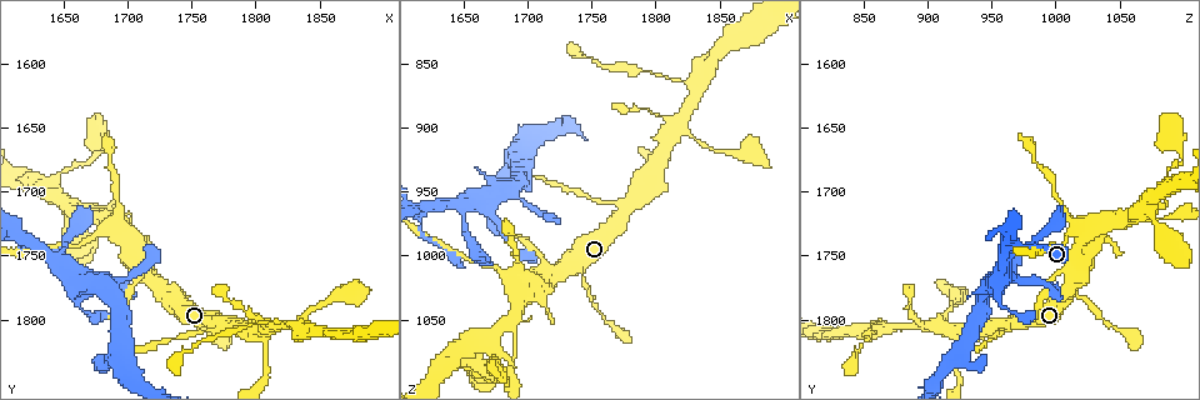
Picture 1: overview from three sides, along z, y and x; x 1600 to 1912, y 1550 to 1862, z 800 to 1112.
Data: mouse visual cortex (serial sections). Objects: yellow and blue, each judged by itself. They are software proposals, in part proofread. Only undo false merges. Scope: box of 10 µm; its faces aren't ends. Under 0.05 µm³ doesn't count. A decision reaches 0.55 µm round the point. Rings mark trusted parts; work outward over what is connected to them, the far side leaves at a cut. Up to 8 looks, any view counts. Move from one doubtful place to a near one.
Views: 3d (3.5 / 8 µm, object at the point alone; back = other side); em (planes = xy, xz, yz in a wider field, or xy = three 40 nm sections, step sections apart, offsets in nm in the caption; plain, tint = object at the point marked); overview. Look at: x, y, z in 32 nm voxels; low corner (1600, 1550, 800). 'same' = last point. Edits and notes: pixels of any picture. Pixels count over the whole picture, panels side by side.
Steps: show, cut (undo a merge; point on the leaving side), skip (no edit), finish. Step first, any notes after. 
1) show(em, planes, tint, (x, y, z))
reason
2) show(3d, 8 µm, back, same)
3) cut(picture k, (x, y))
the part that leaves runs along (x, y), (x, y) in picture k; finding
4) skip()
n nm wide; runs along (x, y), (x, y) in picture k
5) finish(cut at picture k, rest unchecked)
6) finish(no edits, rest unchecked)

show(em, planes, tint, (1668, 1766, 962))

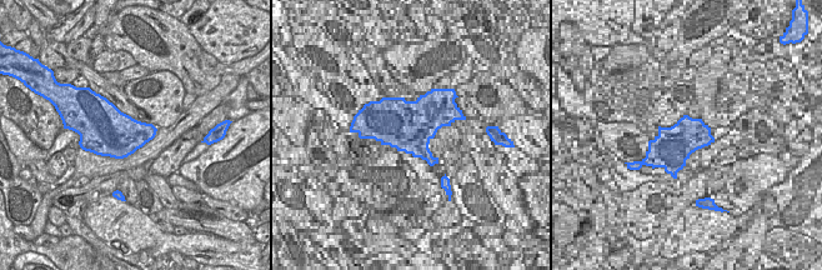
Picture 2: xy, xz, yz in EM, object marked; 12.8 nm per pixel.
show(3d, 3.5 µm, back, same)

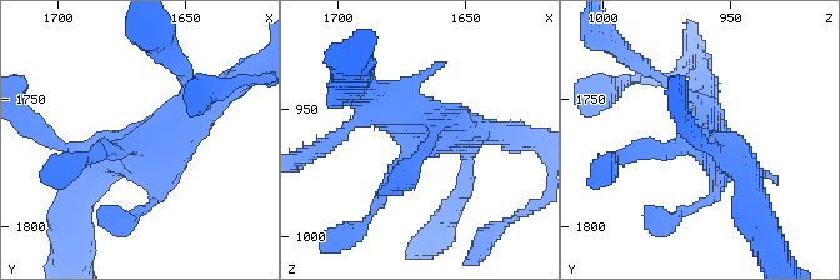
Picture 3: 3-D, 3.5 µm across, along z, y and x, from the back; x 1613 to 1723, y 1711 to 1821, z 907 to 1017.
skip()
runs along (211, 103), (81, 184) in picture 3; one cell here

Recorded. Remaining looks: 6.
show(3d, 3.5 µm, back, (1830, 1808, 874))
sharp bend

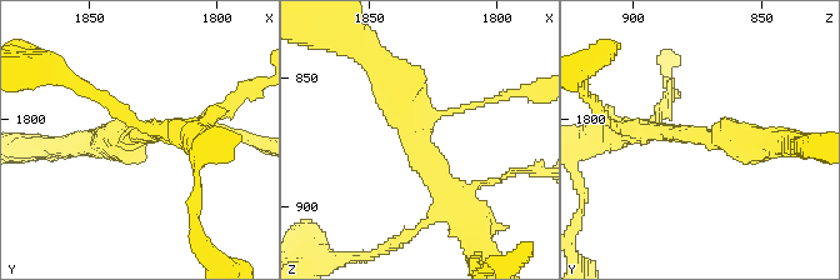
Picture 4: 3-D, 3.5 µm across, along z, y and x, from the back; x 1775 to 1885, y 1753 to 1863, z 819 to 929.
show(em, xy, step 5, tint, (1830, 1806, 874))

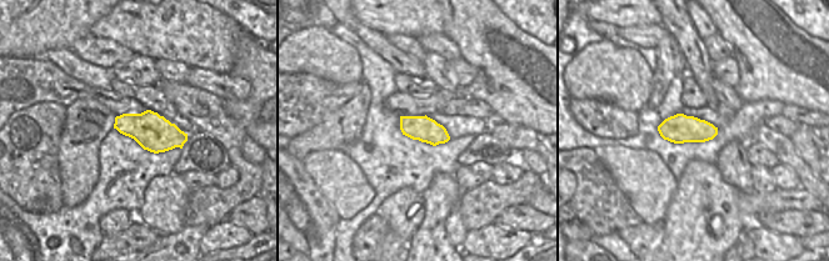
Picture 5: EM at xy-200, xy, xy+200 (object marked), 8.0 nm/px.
show(em, xy, step 3, tint, same)

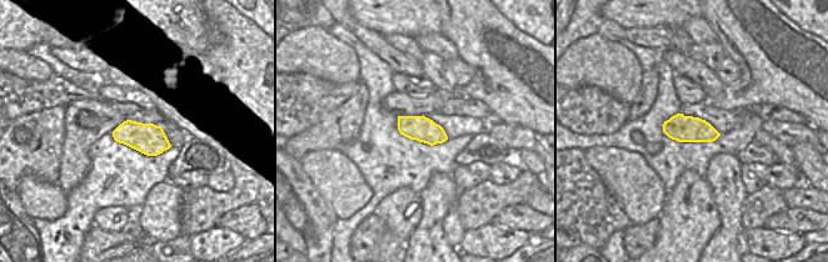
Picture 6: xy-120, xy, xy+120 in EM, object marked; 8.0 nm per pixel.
skip()
arms of 100, 300, 400 nm; runs along (465, 208), (438, 179), (384, 74) in picture 4; one cell here

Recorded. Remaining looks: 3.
show(3d, 8 µm, (1870, 1780, 924))

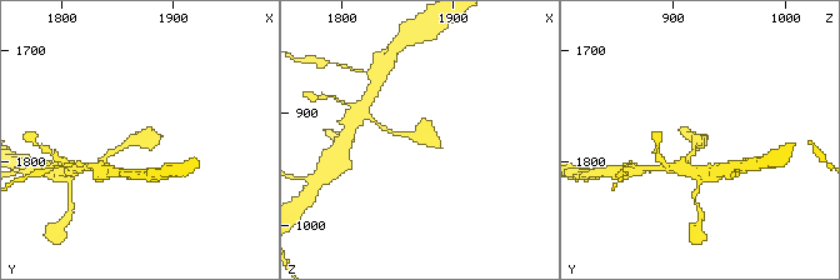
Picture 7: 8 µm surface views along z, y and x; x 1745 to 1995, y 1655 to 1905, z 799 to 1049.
show(3d, 3.5 µm, same)

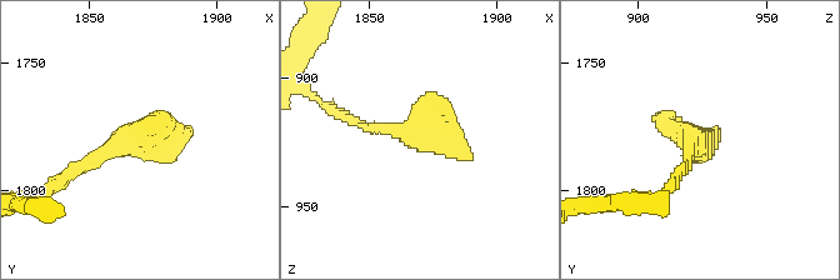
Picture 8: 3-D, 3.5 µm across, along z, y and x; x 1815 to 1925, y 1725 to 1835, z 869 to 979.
show(em, xy, step 2, tint, (1870, 1780, 923))

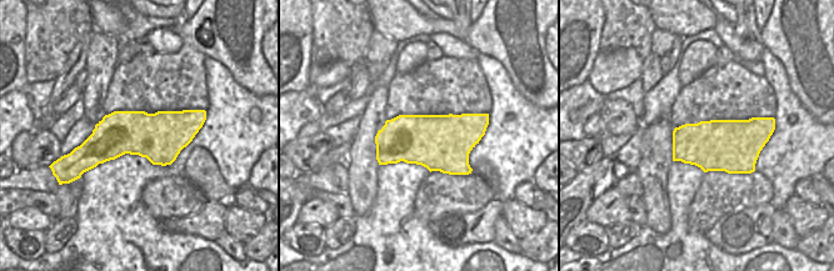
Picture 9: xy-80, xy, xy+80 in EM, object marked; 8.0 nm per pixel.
skip()
runs along (200, 118), (76, 155) in picture 9; continuous, no second cell

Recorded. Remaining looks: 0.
finish(no edits, rest unchecked)

